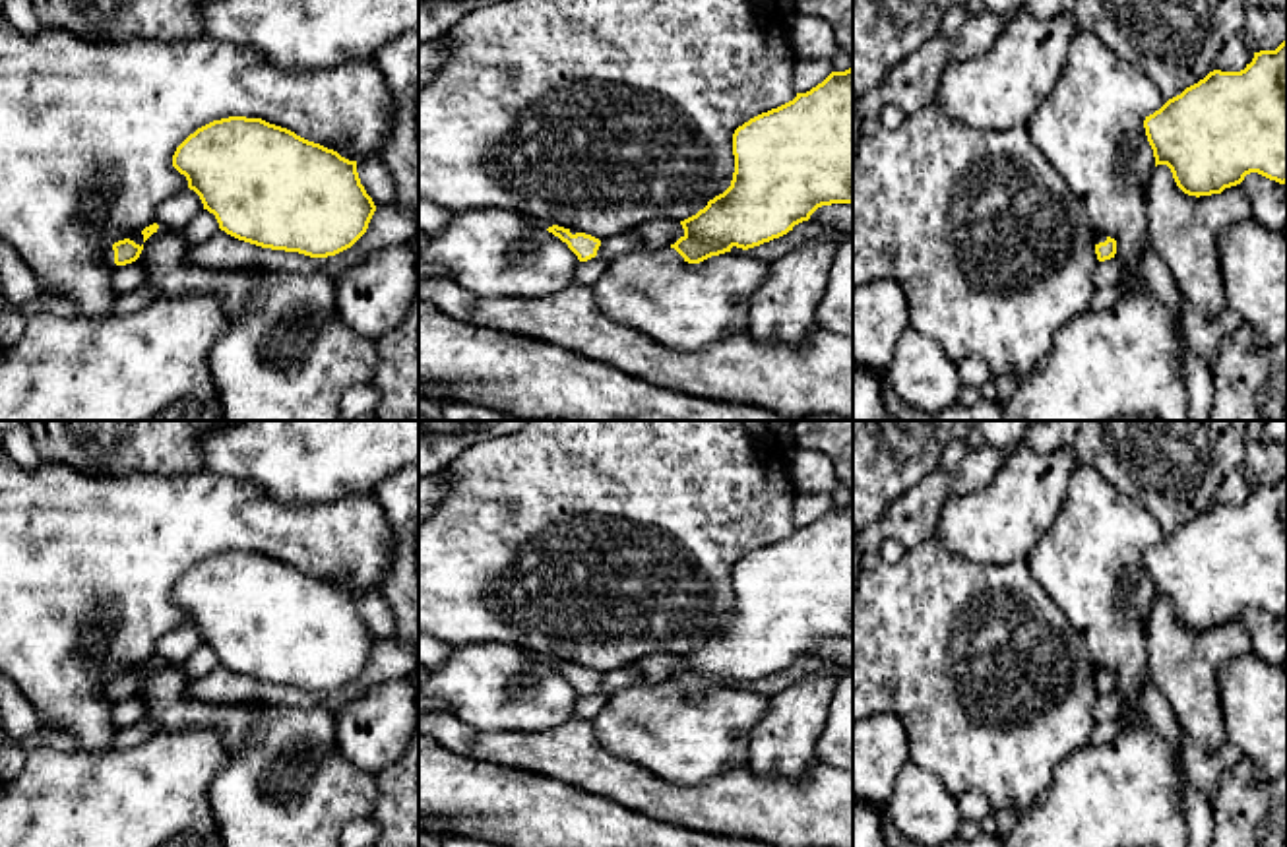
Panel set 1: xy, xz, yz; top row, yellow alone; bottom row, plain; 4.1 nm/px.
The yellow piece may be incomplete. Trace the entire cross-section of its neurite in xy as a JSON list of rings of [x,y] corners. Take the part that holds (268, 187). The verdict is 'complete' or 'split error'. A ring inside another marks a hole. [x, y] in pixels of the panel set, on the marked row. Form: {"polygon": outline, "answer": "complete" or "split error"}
{"polygon": [[[229,116],[198,128],[176,147],[173,167],[186,176],[221,231],[262,248],[335,256],[366,233],[376,211],[357,161],[262,118]]], "answer": "complete"}

